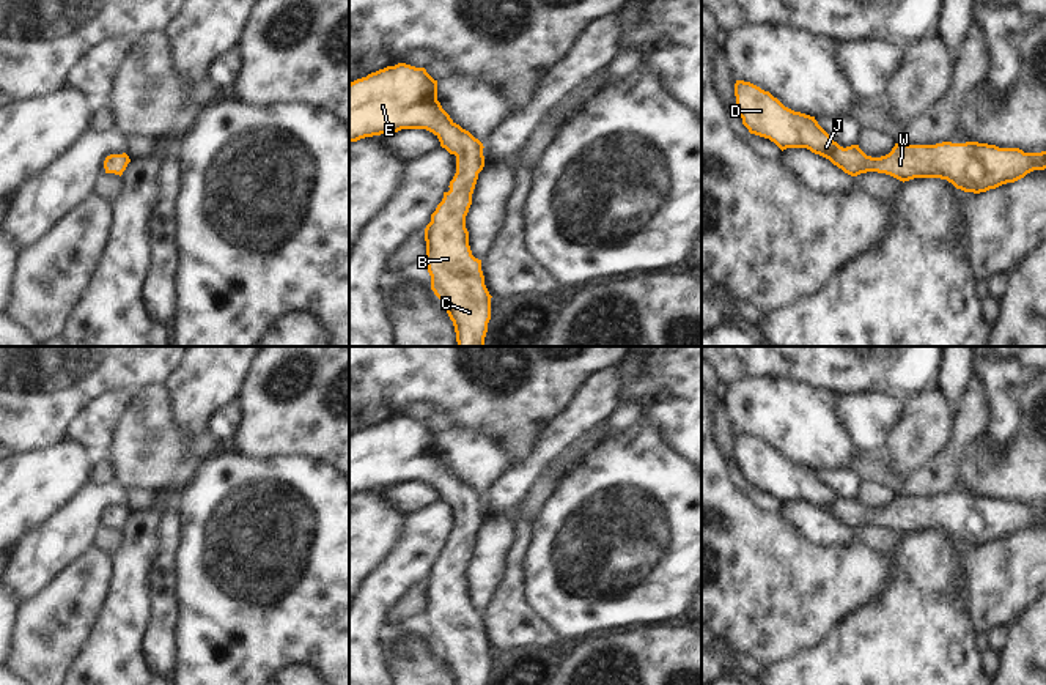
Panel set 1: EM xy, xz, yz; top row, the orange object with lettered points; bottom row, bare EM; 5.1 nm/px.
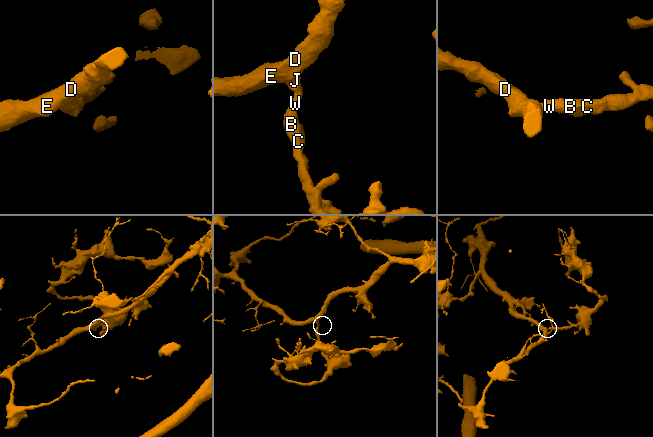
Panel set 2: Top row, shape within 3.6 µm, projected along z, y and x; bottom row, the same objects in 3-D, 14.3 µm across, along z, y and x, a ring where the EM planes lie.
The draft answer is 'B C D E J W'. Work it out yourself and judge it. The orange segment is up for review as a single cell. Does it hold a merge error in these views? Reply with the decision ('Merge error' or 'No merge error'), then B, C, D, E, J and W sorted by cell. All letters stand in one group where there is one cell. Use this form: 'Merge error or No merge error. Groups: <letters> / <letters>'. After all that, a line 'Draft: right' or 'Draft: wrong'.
No merge error. Groups: B C D E J W.
Draft: right

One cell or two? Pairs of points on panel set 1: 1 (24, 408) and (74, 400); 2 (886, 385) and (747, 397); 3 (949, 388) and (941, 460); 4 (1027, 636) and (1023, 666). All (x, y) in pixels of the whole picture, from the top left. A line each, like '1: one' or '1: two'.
1: one
2: two
3: two
4: one

